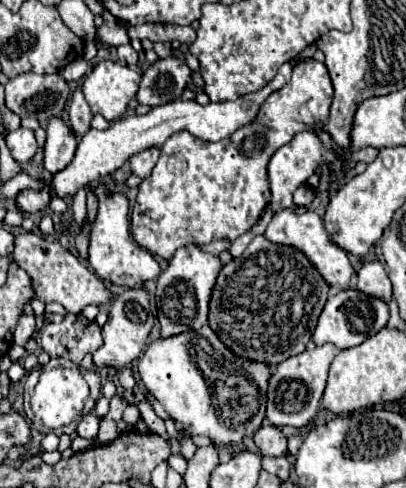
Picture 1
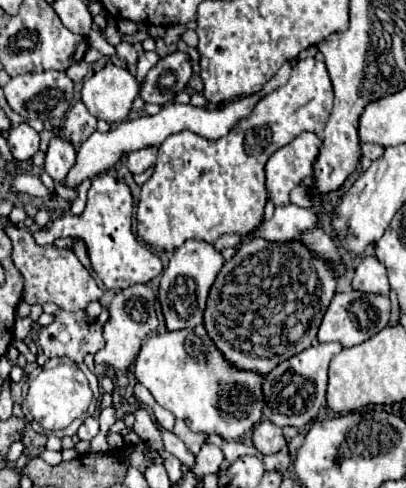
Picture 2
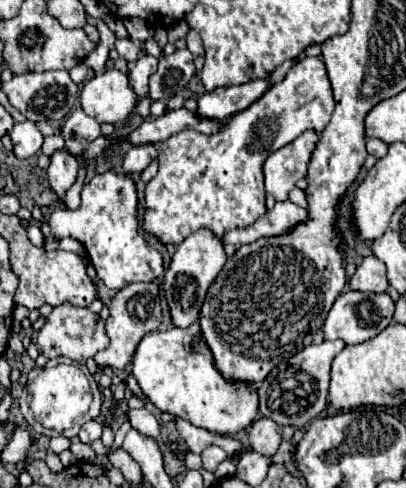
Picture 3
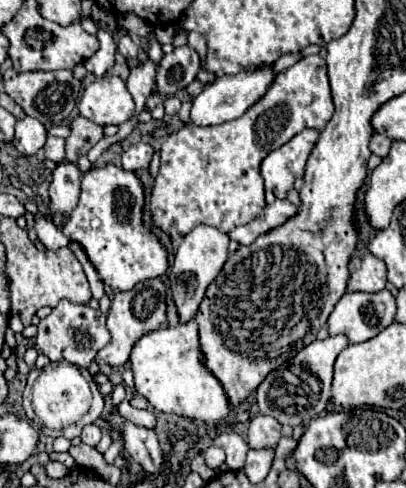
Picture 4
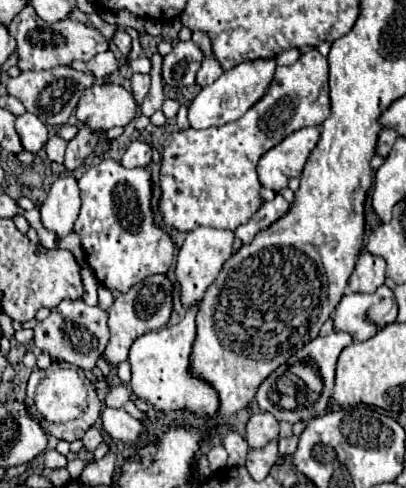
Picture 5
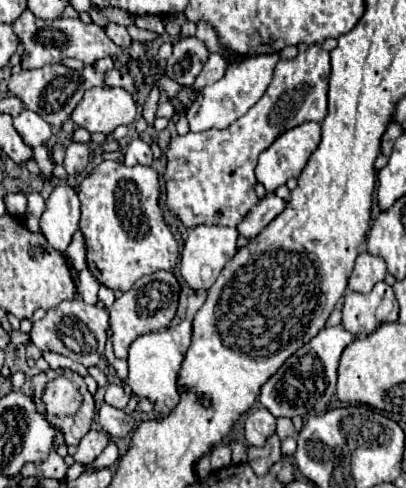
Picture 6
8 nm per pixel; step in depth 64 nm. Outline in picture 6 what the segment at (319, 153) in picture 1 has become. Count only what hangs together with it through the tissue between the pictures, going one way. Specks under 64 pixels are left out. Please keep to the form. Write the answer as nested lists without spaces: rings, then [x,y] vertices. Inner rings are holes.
[[[304,122],[284,132],[270,148],[260,154],[256,166],[258,182],[268,192],[274,192],[278,186],[286,184],[288,178],[298,178],[318,144],[320,124],[316,122]]]

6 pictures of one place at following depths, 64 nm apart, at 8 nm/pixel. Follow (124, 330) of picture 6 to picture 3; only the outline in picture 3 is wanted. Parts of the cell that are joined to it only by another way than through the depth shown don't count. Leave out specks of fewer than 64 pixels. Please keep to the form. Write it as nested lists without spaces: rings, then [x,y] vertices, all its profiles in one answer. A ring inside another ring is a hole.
[[[138,282],[138,284],[130,284],[128,288],[118,290],[110,302],[110,316],[106,320],[106,334],[110,338],[110,346],[106,350],[100,350],[94,356],[96,364],[124,370],[126,364],[132,362],[142,336],[154,332],[160,326],[160,322],[162,322],[160,288],[154,282]]]

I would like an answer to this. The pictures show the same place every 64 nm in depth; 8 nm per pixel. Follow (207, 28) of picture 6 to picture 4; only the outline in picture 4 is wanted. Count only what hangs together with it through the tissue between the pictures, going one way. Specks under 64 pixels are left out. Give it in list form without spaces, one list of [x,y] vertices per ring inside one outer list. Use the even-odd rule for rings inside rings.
[[[188,32],[188,46],[200,54],[200,60],[206,58],[206,40],[198,32]]]

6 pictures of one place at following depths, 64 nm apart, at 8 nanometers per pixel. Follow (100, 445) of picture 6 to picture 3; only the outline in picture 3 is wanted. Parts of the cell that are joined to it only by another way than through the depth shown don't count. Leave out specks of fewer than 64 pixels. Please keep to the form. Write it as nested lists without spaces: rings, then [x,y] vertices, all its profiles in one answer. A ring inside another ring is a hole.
[[[88,420],[86,424],[82,424],[82,428],[80,428],[80,432],[78,432],[78,438],[80,438],[80,442],[84,442],[84,444],[90,444],[90,442],[98,440],[100,436],[102,436],[102,426],[100,426],[96,420]]]

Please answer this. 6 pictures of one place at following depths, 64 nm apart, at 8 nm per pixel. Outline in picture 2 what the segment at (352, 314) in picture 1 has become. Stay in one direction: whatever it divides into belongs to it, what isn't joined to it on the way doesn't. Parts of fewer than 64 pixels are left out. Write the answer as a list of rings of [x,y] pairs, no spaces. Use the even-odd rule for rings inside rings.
[[[358,290],[334,294],[334,298],[322,318],[322,324],[318,330],[318,342],[340,342],[346,348],[362,344],[364,340],[372,338],[382,328],[386,328],[388,318],[390,318],[390,298],[388,296],[364,294]]]

